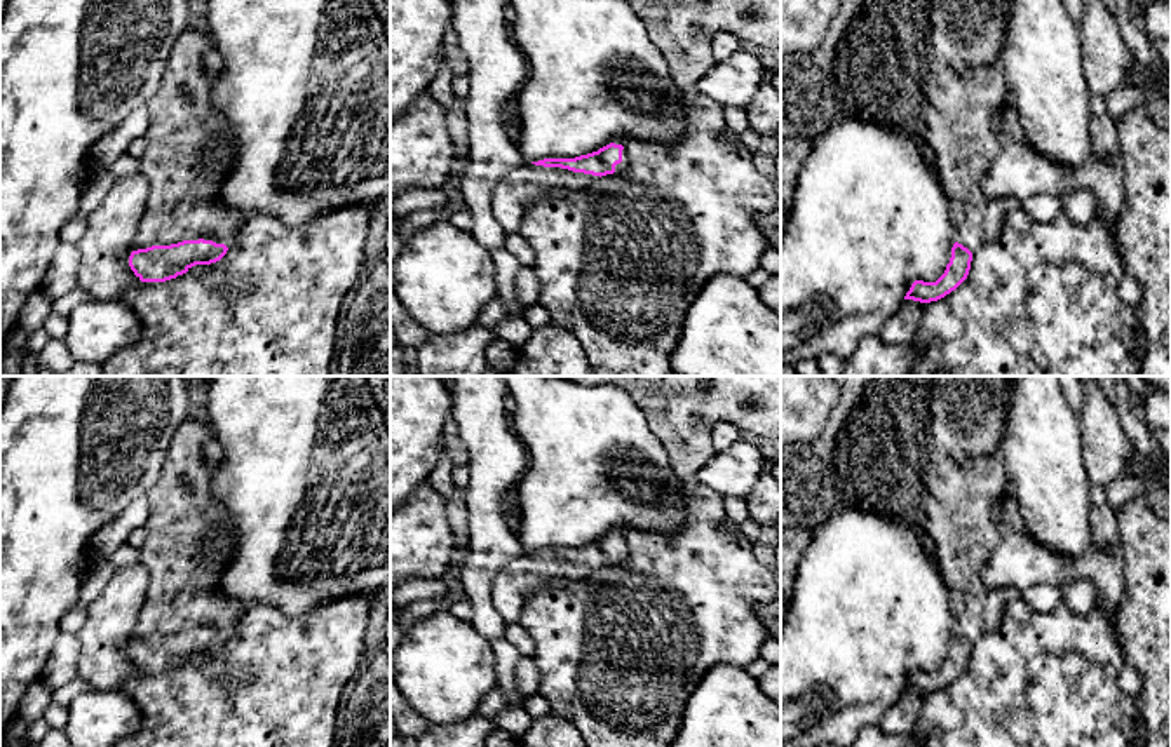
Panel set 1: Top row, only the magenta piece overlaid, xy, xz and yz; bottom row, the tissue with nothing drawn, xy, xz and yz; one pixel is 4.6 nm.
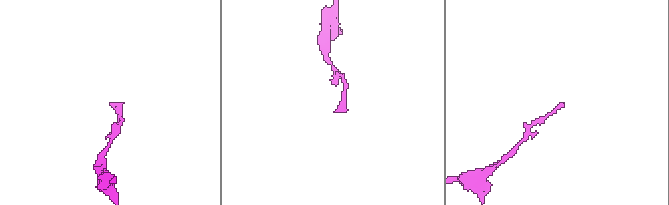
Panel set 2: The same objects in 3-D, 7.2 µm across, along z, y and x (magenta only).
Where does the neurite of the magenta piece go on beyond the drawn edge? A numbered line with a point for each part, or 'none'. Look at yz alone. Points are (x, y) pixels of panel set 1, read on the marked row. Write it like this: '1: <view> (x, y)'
1: yz (959, 110)

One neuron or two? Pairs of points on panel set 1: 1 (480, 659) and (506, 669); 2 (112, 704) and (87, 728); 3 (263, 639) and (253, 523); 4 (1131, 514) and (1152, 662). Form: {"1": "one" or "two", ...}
{"1": "two", "2": "one", "3": "two", "4": "one"}

